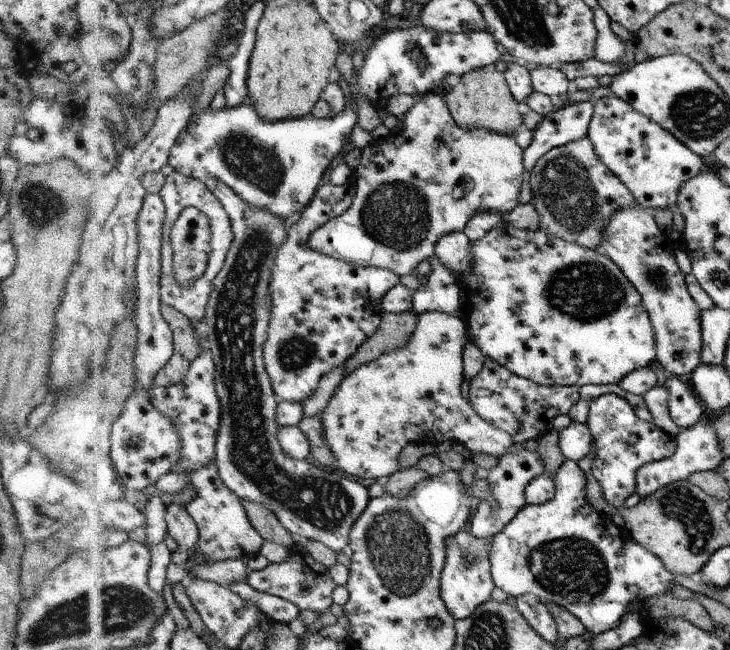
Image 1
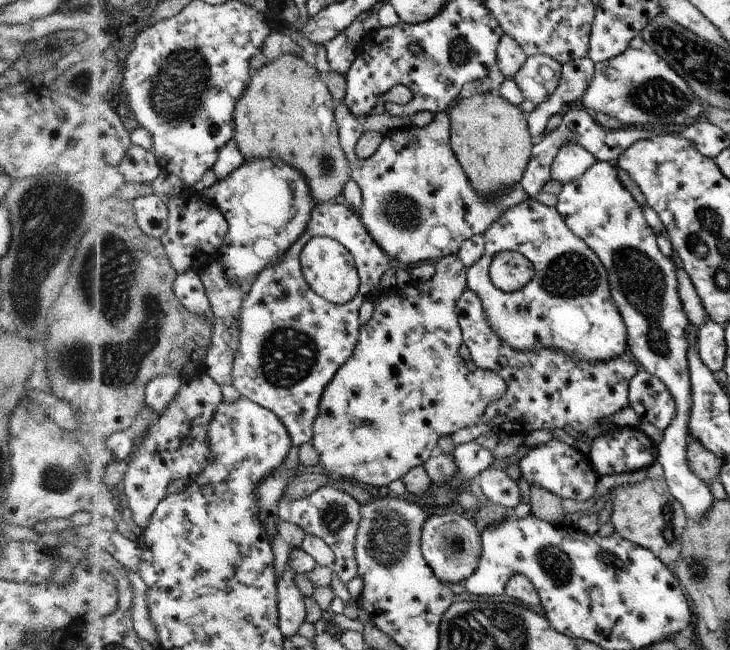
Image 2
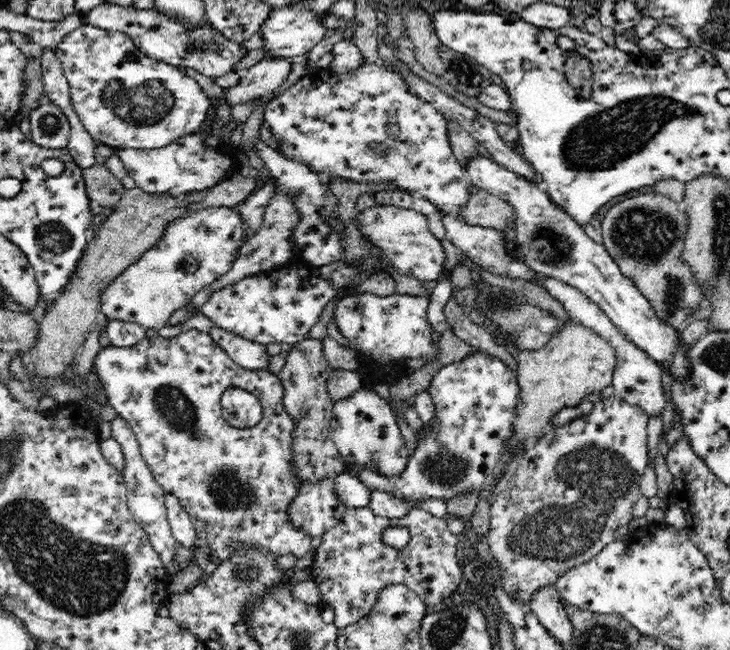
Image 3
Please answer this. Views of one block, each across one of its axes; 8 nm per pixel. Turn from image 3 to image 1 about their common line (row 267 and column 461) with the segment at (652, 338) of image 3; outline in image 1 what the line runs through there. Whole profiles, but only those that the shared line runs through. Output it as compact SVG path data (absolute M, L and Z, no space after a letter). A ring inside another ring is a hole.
M460 530L456 536L448 538L447 562L444 563L442 581L439 583L440 596L455 620L472 616L472 612L491 598L495 587L491 575L490 541L474 538L468 530Z

